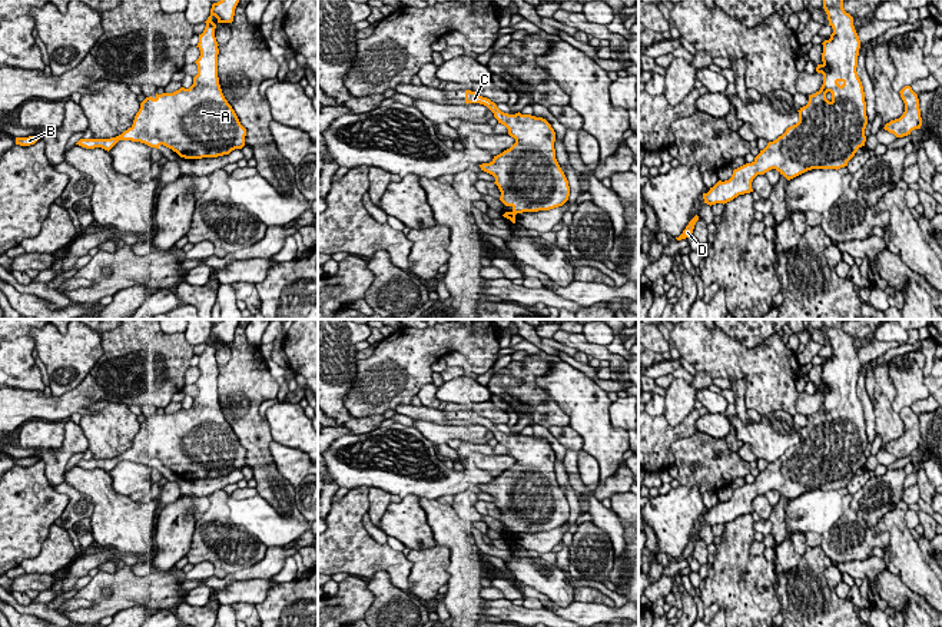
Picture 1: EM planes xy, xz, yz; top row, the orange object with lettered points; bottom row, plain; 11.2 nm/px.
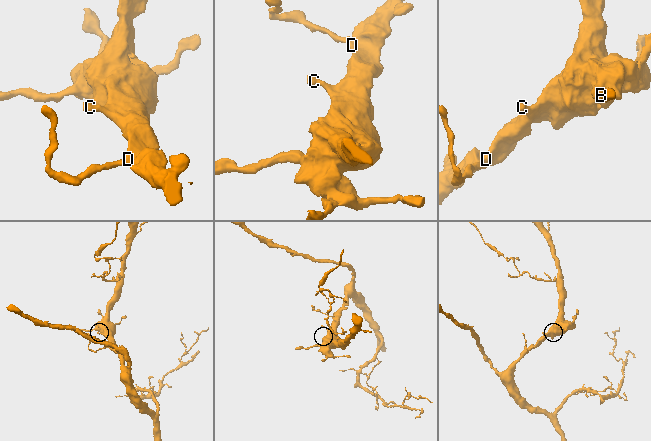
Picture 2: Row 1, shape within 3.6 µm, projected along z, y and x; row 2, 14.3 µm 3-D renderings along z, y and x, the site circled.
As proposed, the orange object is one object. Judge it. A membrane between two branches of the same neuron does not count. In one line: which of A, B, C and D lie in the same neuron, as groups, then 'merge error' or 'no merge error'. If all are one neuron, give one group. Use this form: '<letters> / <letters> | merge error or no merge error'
A B C D | no merge error

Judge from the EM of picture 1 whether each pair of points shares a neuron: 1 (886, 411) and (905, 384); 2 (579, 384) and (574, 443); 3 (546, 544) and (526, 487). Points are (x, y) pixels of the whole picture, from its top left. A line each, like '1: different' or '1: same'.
1: different
2: different
3: same

